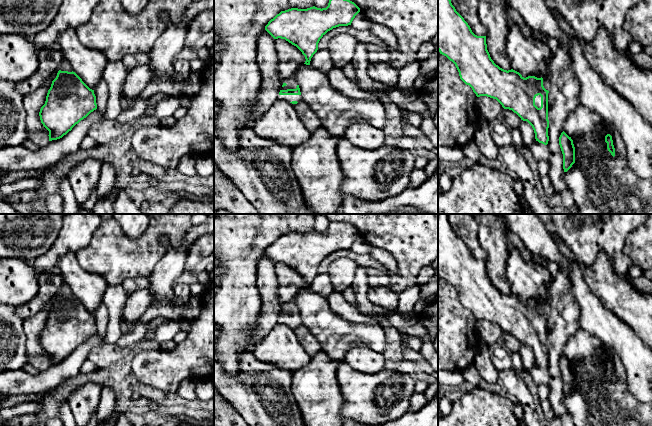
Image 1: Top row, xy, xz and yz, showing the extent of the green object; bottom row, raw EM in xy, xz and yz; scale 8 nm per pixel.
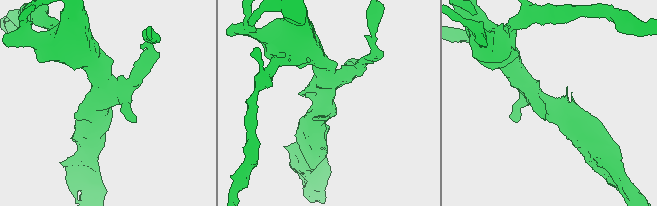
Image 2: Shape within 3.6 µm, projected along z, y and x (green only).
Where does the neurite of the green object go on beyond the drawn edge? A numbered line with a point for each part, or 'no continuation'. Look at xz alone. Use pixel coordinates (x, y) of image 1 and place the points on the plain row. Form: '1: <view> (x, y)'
1: xz (288, 322)

